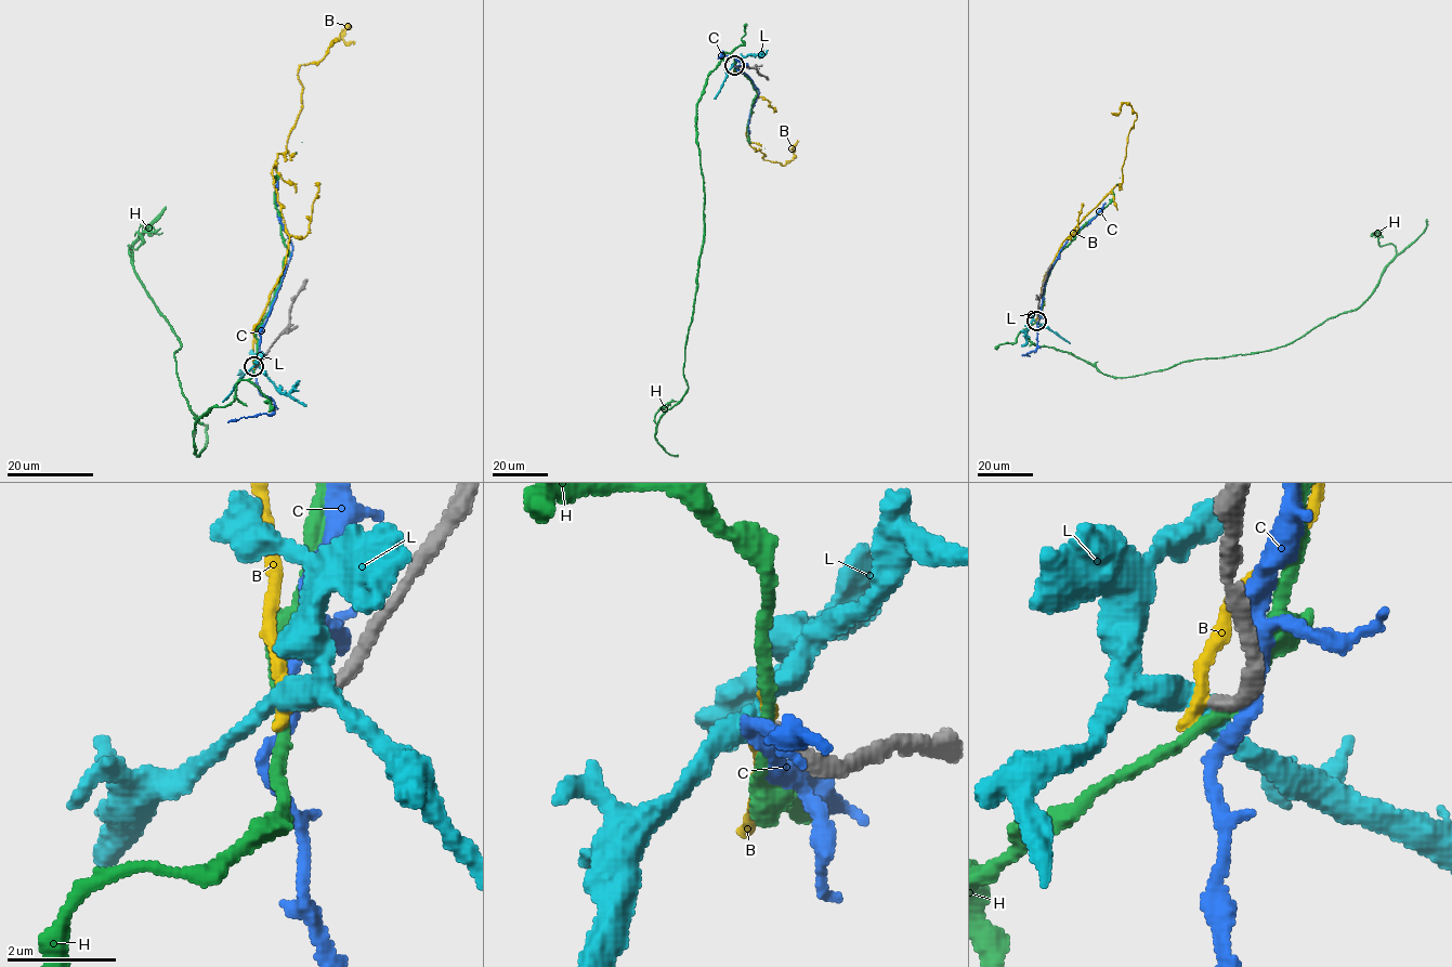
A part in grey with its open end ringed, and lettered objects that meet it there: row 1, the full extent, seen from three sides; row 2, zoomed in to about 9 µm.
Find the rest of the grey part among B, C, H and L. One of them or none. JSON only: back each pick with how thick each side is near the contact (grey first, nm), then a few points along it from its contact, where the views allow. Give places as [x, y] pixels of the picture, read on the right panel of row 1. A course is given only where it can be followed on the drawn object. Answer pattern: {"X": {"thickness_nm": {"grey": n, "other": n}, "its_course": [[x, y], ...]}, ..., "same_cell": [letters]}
{"L": {"thickness_nm": {"grey": 300, "other": 320}, "its_course": [[1036, 322], [1028, 325], [1028, 342], [1021, 345]]}, "same_cell": ["L"]}

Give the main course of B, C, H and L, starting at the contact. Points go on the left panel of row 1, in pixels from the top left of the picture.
B: (254, 366), (253, 326), (288, 250), (273, 167), (301, 107), (299, 67), (345, 26), (352, 41)
C: (256, 367), (260, 328), (267, 317), (292, 251), (289, 234), (278, 219), (278, 181)
H: (254, 366), (231, 403), (195, 422), (194, 453), (207, 427), (182, 393), (181, 341), (129, 251), (166, 207)
L: (254, 367), (258, 366), (283, 392), (305, 405)

